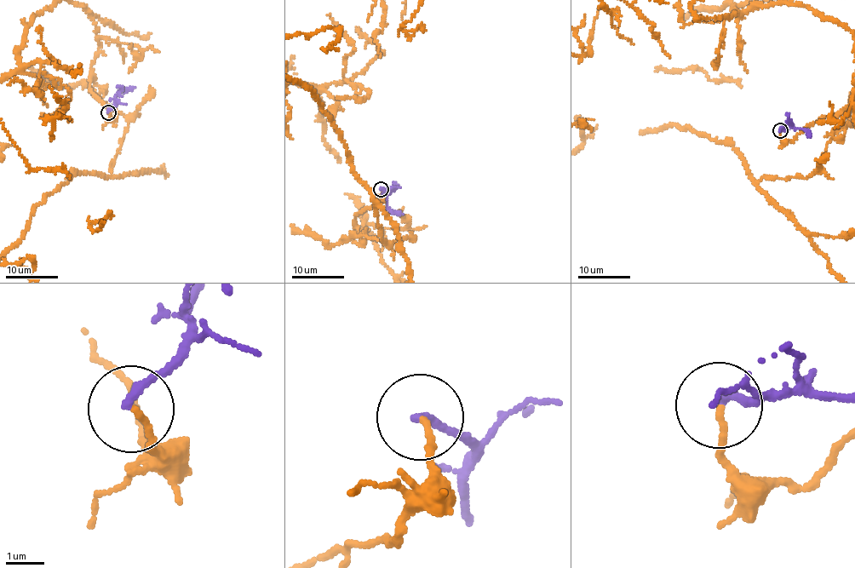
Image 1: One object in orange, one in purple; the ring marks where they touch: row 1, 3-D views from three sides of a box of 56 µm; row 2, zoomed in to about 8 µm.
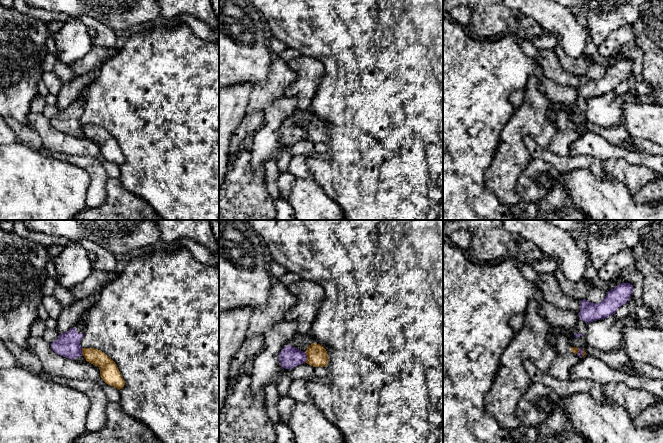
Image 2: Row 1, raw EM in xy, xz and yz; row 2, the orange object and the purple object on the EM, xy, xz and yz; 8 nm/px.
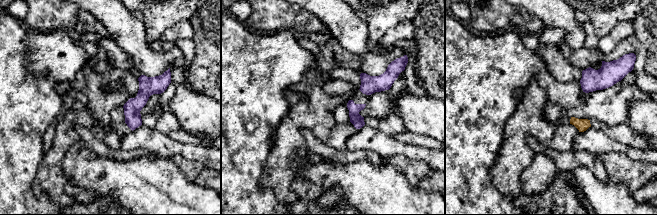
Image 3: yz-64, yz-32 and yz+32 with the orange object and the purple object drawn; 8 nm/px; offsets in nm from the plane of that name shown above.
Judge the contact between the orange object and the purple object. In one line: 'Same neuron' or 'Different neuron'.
Different neuron

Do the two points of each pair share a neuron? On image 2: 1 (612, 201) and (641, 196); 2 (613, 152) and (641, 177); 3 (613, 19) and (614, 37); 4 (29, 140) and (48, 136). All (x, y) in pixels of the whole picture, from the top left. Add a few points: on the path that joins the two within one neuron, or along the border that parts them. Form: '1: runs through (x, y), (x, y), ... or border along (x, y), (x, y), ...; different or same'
1: border along (633, 195), (637, 202), (652, 201); different
2: border along (601, 160), (623, 158), (630, 163), (641, 166); different
3: border along (631, 25), (623, 25), (615, 29), (597, 46); different
4: border along (27, 122), (40, 137), (42, 145); different

